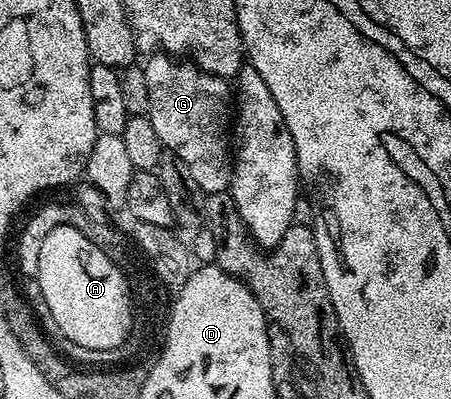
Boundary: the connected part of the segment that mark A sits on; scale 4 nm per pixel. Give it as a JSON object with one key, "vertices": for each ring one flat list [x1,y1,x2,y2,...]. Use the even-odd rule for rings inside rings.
{"vertices":[[66,224,47,235,45,242,41,242,37,279,61,334,65,334,69,342,77,342,77,346,109,351,123,346,132,335,132,287,123,270,83,231,82,227]]}

